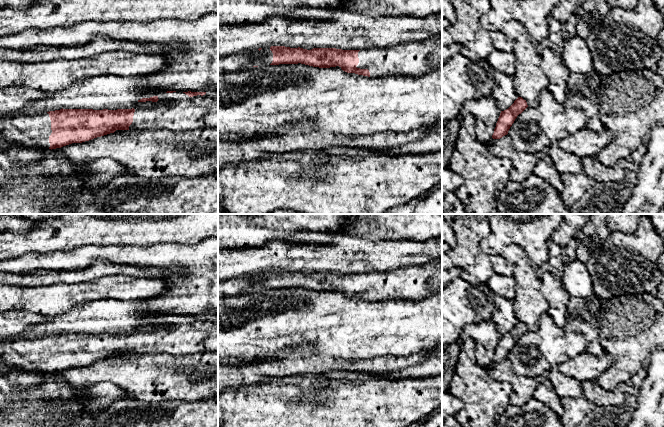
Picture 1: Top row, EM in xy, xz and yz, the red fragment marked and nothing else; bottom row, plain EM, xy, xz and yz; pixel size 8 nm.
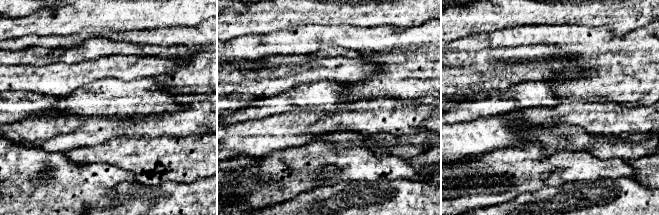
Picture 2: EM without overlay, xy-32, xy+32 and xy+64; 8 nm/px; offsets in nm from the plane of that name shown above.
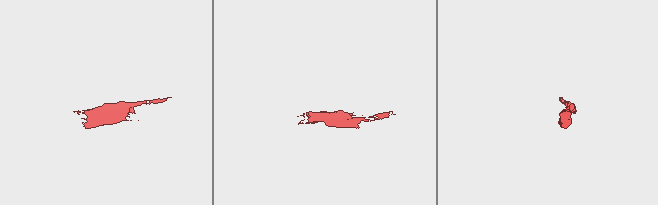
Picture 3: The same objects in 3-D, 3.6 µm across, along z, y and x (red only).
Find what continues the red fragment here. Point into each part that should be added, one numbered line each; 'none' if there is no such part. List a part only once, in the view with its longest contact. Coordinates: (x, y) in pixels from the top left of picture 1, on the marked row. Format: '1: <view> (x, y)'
1: xy (28, 130)
2: xz (416, 58)

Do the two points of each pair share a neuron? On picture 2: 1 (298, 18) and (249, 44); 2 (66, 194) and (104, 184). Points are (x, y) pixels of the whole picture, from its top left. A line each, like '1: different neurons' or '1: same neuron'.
1: different neurons
2: same neuron

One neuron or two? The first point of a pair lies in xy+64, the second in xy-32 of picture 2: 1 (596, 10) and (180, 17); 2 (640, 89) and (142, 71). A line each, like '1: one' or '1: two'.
1: one
2: two

